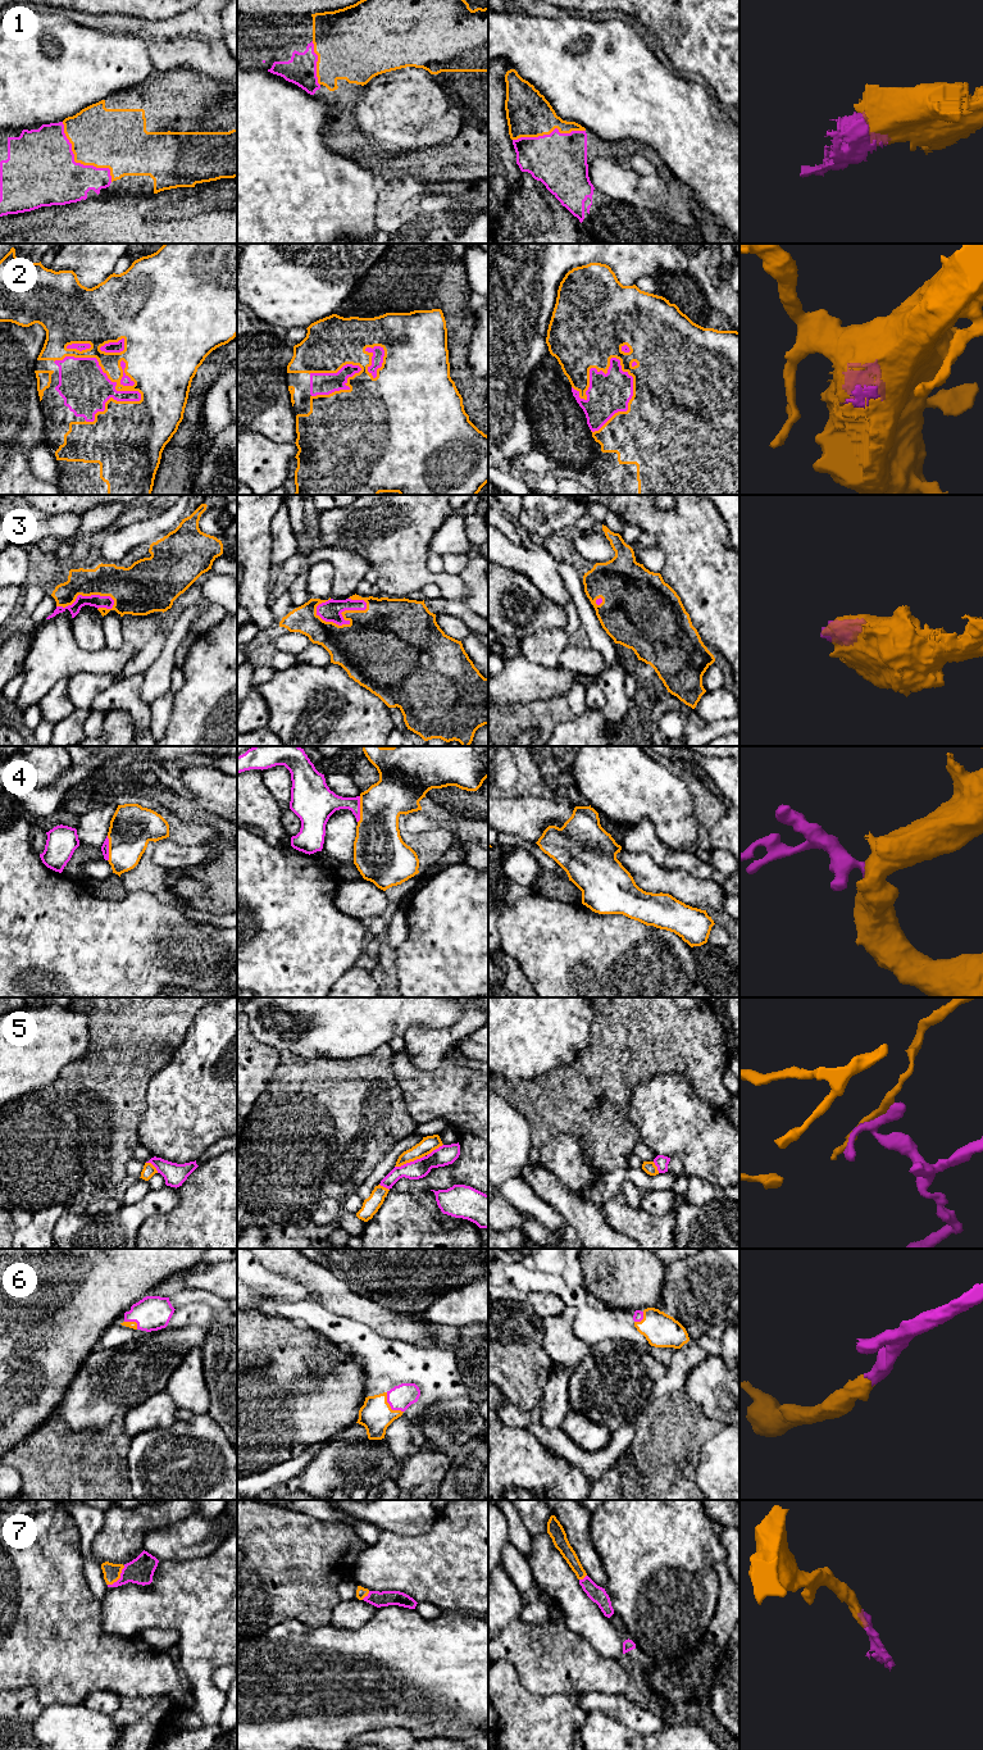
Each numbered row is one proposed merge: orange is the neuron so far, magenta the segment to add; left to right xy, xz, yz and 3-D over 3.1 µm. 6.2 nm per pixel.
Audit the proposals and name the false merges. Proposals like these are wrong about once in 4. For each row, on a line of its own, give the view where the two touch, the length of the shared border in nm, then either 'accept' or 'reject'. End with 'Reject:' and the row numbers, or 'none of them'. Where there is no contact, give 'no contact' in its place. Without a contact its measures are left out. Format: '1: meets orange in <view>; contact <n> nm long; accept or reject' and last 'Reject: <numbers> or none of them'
1: meets orange in xy; contact 500 nm long; accept
2: meets orange in yz; contact 500 nm long; accept
3: meets orange in xz; contact 340 nm long; accept
4: meets orange in xz; contact 170 nm long; accept
5: meets orange in xz; contact 200 nm long; reject
6: meets orange in xz; contact 170 nm long; accept
7: meets orange in xy; contact 170 nm long; accept
Reject: 5

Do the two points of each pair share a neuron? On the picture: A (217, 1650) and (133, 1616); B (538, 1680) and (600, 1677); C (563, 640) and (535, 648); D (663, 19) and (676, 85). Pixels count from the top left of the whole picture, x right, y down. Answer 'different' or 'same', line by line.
A: same
B: same
C: same
D: different

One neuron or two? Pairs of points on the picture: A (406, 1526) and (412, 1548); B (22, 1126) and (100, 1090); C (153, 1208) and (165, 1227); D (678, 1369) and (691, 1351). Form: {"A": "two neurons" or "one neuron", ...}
{"A": "two neurons", "B": "one neuron", "C": "two neurons", "D": "one neuron"}

